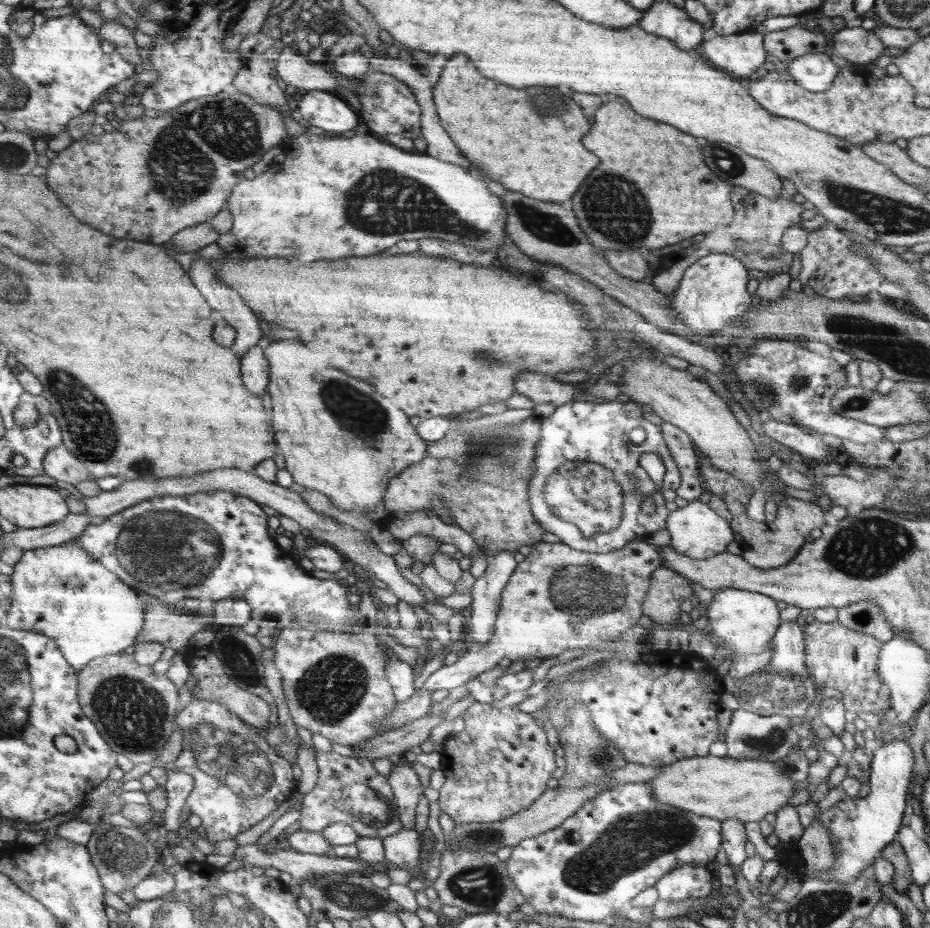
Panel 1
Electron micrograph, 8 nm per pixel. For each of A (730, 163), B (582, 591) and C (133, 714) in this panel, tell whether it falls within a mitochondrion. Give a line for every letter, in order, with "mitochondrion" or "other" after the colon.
A: mitochondrion
B: mitochondrion
C: mitochondrion

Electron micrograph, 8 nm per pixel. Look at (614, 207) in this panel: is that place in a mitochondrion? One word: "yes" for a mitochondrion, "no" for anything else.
yes

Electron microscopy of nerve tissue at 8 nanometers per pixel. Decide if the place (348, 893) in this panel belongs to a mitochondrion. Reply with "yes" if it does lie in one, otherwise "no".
yes

